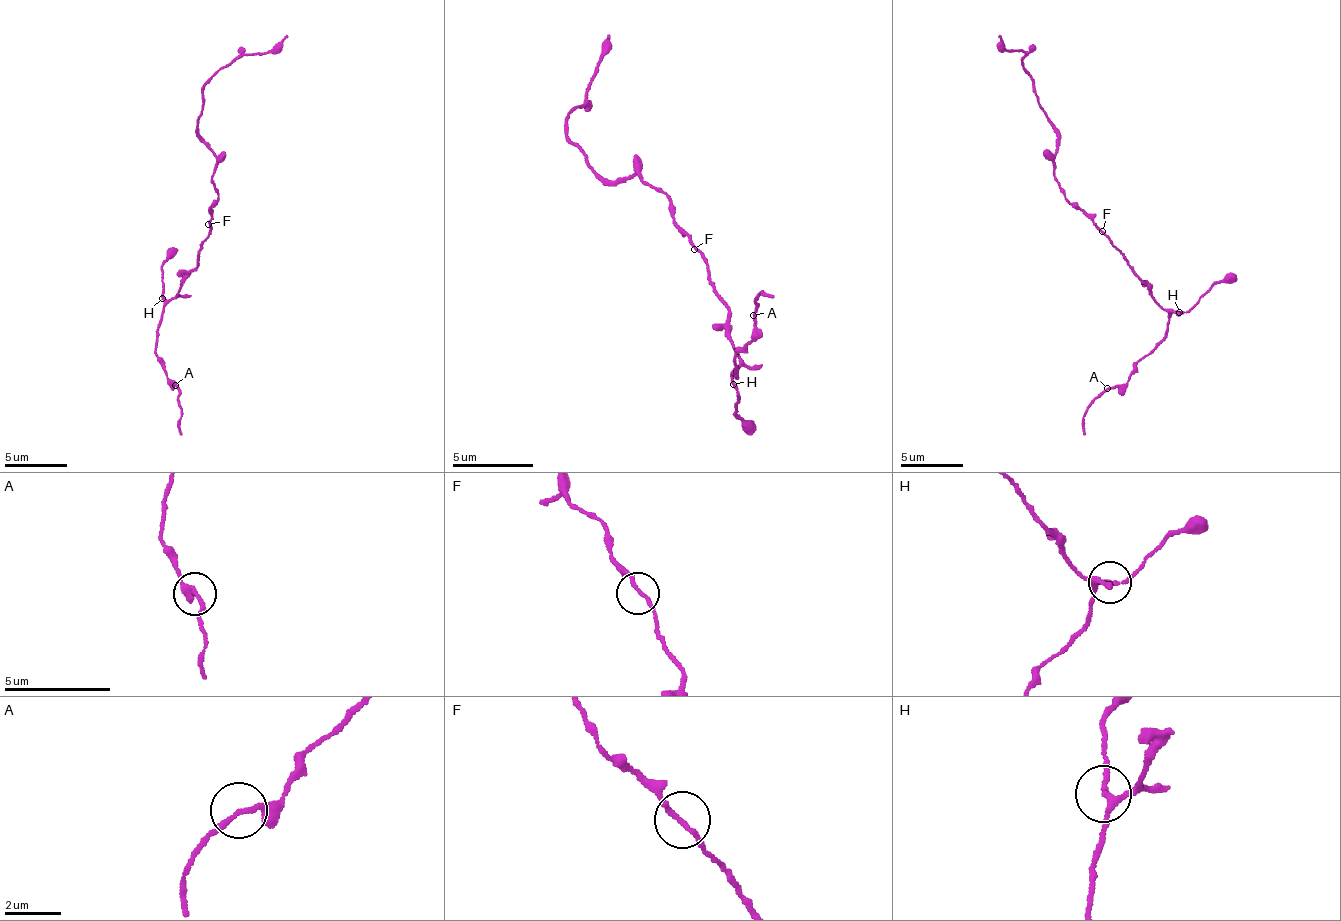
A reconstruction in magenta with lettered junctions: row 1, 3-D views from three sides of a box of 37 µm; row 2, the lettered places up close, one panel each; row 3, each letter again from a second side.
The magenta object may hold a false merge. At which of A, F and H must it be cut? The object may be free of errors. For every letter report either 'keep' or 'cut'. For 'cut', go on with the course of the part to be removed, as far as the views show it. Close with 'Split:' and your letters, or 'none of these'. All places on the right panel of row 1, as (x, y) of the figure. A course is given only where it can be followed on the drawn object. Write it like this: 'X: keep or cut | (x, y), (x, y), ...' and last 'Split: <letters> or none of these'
A: keep
F: keep
H: keep
Split: none of these

